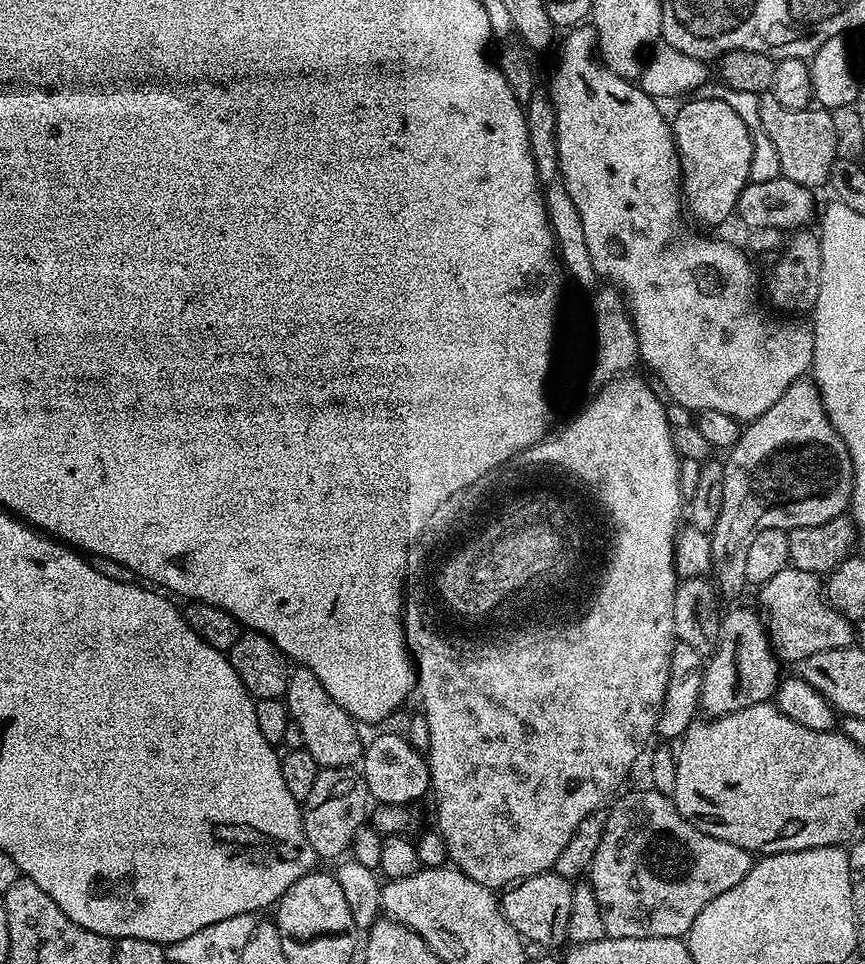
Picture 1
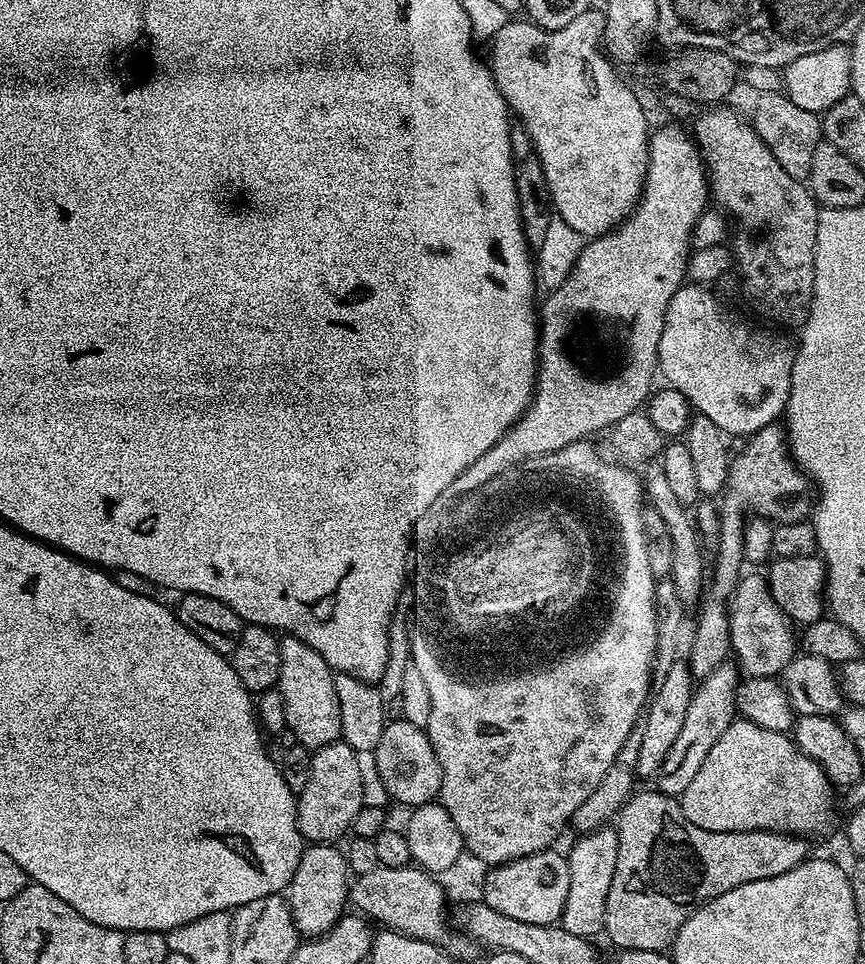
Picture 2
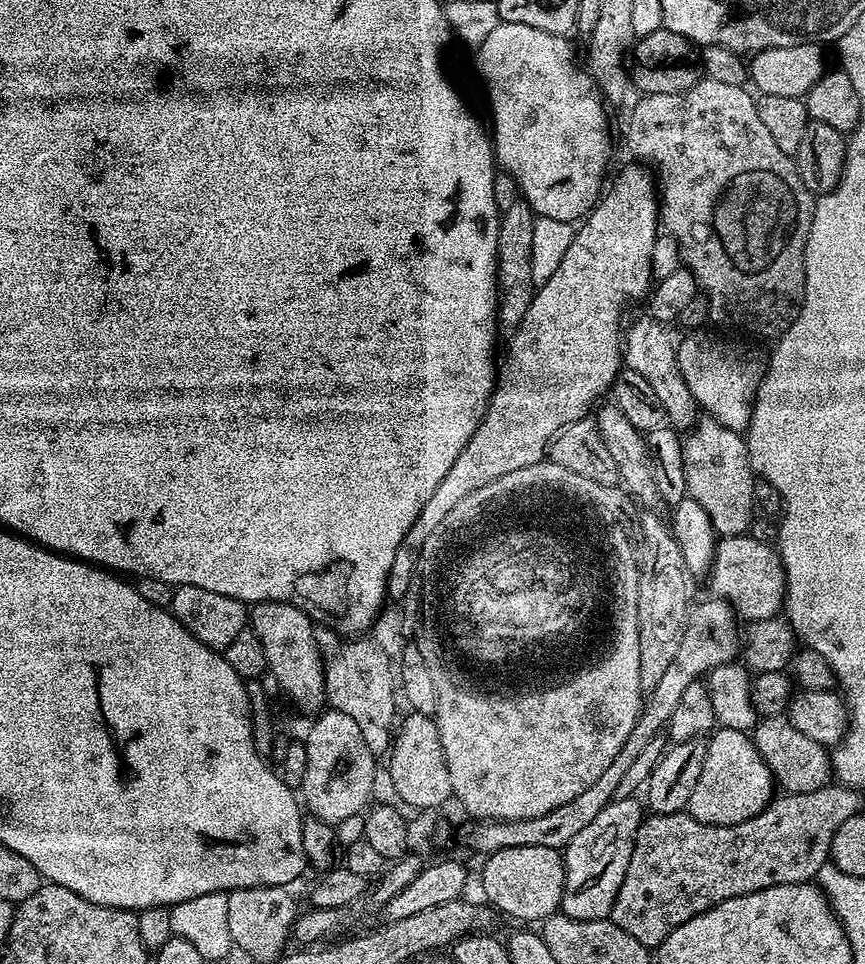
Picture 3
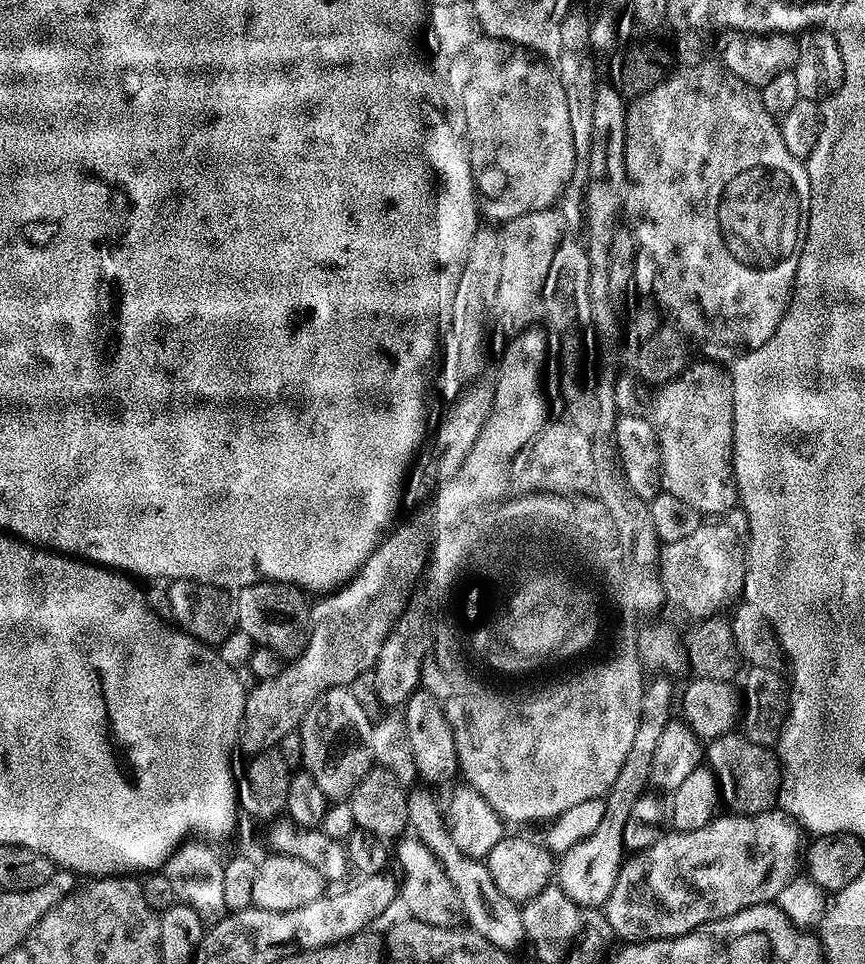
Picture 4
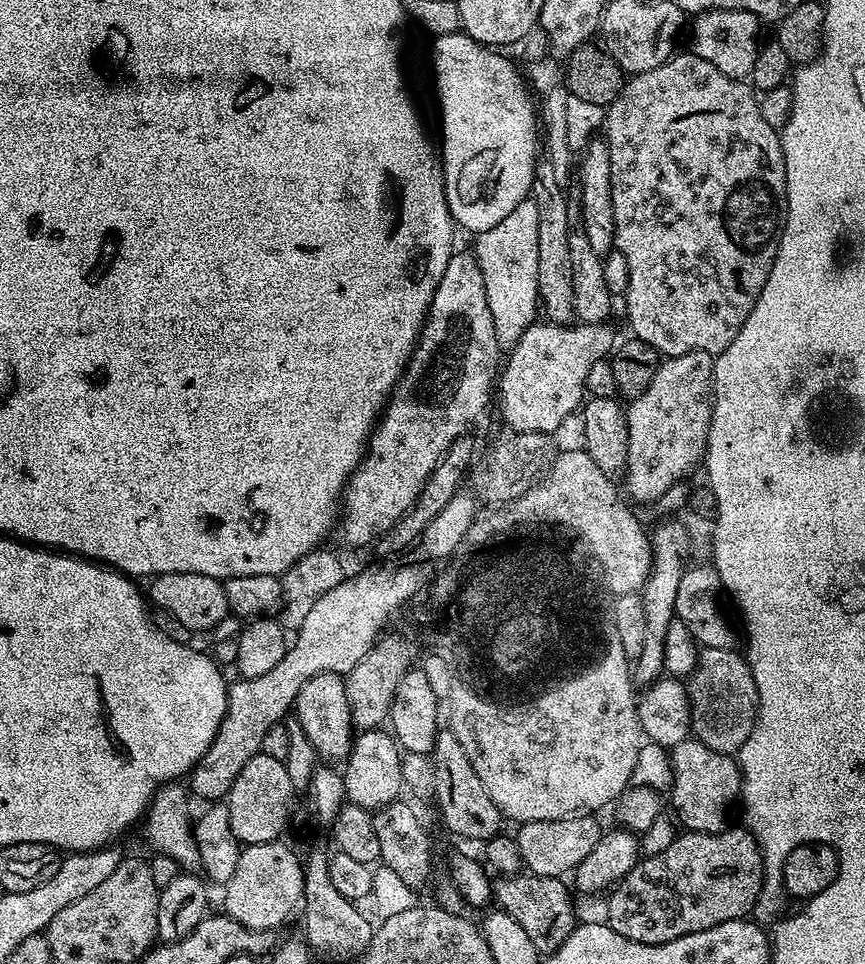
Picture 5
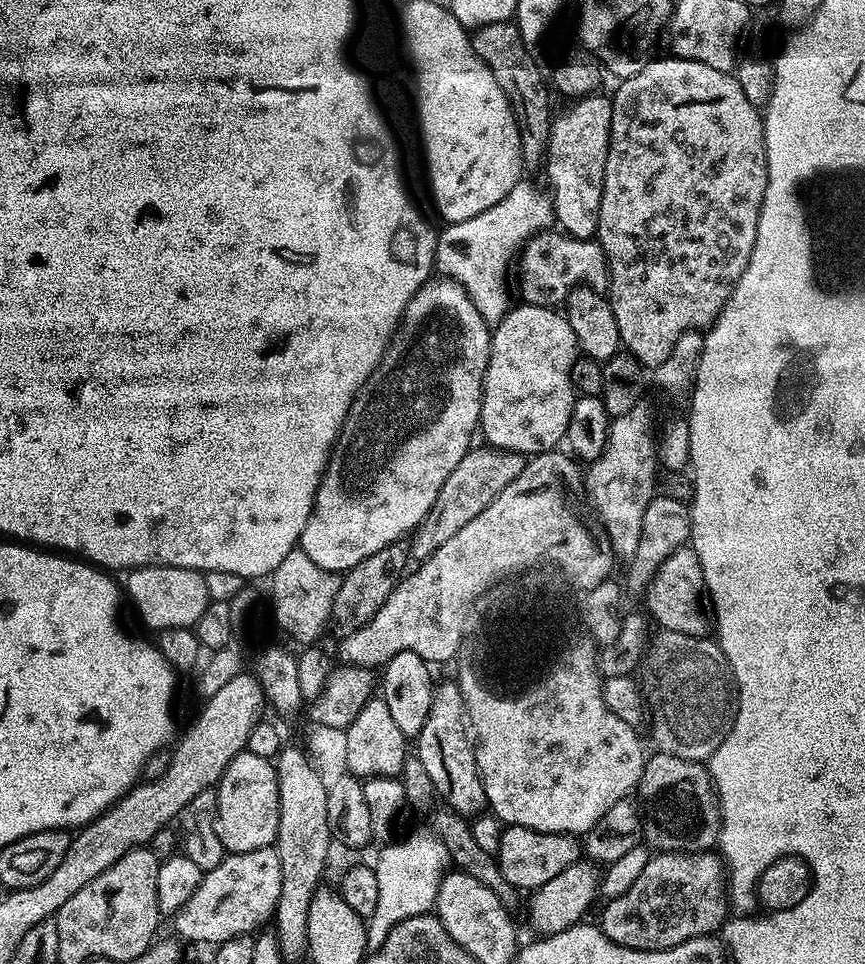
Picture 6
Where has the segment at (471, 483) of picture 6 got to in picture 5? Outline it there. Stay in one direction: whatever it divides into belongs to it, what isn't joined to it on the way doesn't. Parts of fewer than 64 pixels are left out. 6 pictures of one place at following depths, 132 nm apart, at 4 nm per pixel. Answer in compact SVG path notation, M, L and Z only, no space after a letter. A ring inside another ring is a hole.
M512 432L500 440L484 457L477 459L470 469L471 491L488 504L507 506L518 499L526 490L534 487L541 476L548 471L553 459L552 444L543 432Z

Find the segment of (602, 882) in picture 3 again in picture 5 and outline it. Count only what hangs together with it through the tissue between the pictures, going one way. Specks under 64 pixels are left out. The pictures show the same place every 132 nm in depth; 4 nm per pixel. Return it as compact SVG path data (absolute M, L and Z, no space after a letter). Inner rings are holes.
M676 518L662 520L662 523L650 532L652 570L640 592L644 623L640 631L640 647L636 656L638 660L636 662L635 659L632 670L633 681L642 686L653 684L663 675L666 634L669 624L675 619L678 582L681 581L681 574L686 566L684 560L690 548L687 528L674 519Z

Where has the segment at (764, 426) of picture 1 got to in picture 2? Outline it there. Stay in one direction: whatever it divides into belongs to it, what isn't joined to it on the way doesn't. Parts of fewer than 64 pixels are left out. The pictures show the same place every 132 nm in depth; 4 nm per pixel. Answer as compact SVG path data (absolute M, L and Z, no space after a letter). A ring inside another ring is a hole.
M779 423L767 424L762 430L758 430L747 437L743 444L744 449L737 456L735 453L731 457L728 466L728 485L724 487L723 493L718 500L720 532L717 533L714 539L714 545L716 545L716 565L713 568L711 565L710 589L707 591L703 602L699 605L698 611L700 613L695 613L694 631L690 647L686 652L688 668L697 681L705 680L710 674L710 670L714 670L720 664L725 663L730 656L727 603L736 588L738 577L741 575L742 570L740 570L740 567L745 567L746 564L744 558L744 525L746 521L751 516L762 516L764 519L773 522L807 521L814 512L813 485L810 483L804 469L792 459L788 446L788 437L785 429Z

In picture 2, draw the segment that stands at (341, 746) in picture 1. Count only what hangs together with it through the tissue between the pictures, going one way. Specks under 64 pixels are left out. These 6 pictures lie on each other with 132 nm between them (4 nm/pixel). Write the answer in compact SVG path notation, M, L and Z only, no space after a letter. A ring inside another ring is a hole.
M285 635L280 640L280 653L282 670L278 687L282 702L286 702L287 728L294 730L298 744L309 750L337 743L343 728L333 669L328 667L318 650L293 636Z

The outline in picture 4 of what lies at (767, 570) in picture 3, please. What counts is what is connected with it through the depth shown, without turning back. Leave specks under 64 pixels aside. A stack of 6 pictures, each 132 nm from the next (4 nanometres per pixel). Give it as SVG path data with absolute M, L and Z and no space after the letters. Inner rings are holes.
M701 522L692 534L682 538L681 541L664 544L660 554L660 575L667 599L671 603L673 600L686 615L698 616L697 618L712 617L721 610L731 609L744 595L746 552L742 547L741 537L740 540L736 537L737 529L731 523L712 524L716 523Z

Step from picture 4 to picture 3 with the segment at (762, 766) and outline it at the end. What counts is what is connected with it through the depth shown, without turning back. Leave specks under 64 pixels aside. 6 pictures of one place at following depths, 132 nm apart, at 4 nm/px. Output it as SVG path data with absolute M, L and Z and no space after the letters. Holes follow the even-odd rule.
M787 715L765 716L752 729L751 738L756 745L758 754L766 762L766 766L772 771L772 779L780 784L785 793L789 792L813 792L819 788L828 787L833 779L832 758L829 749L823 744L814 742L814 738L806 738L802 730L798 730Z

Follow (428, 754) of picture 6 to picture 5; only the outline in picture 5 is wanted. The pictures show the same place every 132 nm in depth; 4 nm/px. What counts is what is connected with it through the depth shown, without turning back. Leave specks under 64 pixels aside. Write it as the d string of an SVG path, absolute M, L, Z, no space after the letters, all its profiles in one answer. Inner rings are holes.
M451 730L436 733L436 745L430 753L432 759L432 788L436 791L436 804L440 807L440 816L444 824L456 836L464 840L480 840L487 842L492 836L501 835L500 807L486 794L486 786L482 786L482 778L474 774L474 766L470 766L470 758L466 758L466 750L454 738Z

